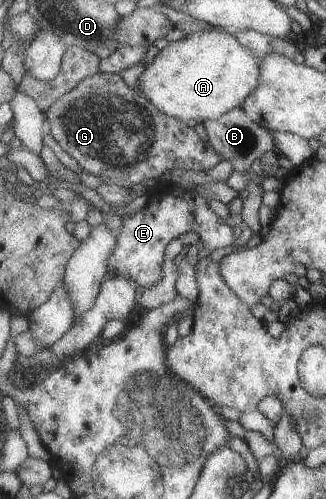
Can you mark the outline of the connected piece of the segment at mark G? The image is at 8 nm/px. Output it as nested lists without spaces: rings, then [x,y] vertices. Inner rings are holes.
[[[100,72],[82,80],[74,90],[51,104],[45,115],[53,138],[85,172],[98,176],[104,183],[122,188],[128,189],[146,180],[159,180],[172,169],[208,172],[224,160],[224,156],[202,138],[195,127],[191,128],[184,120],[160,112],[142,92],[132,90],[118,73]]]

